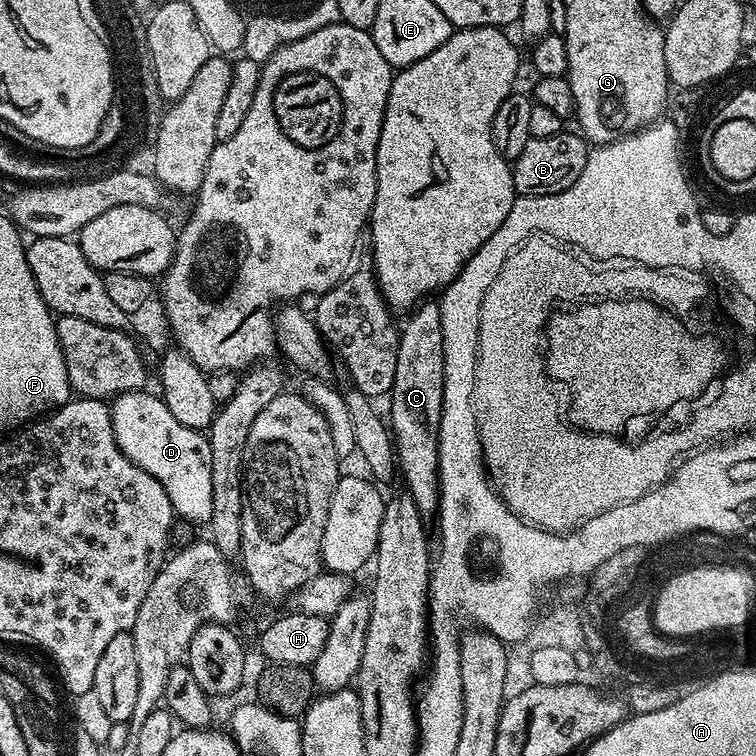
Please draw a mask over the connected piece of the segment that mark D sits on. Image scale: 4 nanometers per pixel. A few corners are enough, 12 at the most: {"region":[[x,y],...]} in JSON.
{"region":[[159,395],[111,401],[118,446],[172,511],[208,522],[210,442]]}

